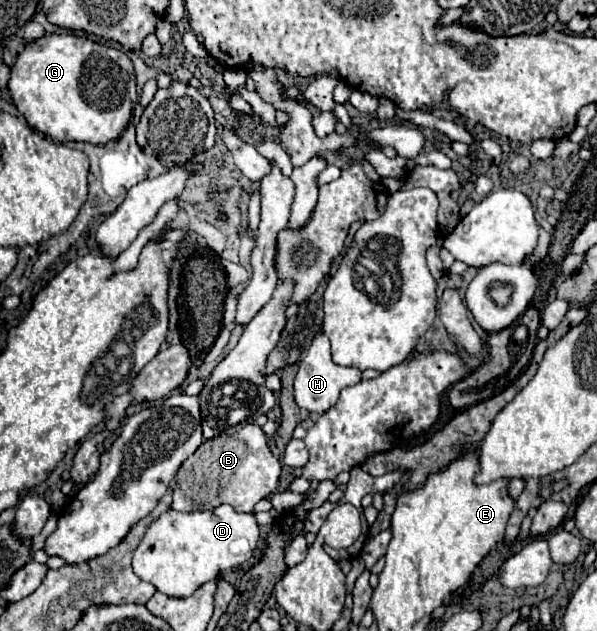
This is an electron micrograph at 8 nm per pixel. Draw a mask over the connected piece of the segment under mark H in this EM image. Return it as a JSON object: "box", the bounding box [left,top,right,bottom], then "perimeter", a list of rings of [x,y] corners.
{"box":[294,333,362,413],"perimeter":[[[318,333],[312,343],[304,349],[298,361],[298,373],[294,379],[294,397],[300,409],[306,409],[310,413],[326,413],[336,401],[342,389],[360,383],[362,371],[354,367],[340,367],[332,361],[330,355],[330,341],[324,333]]]}

